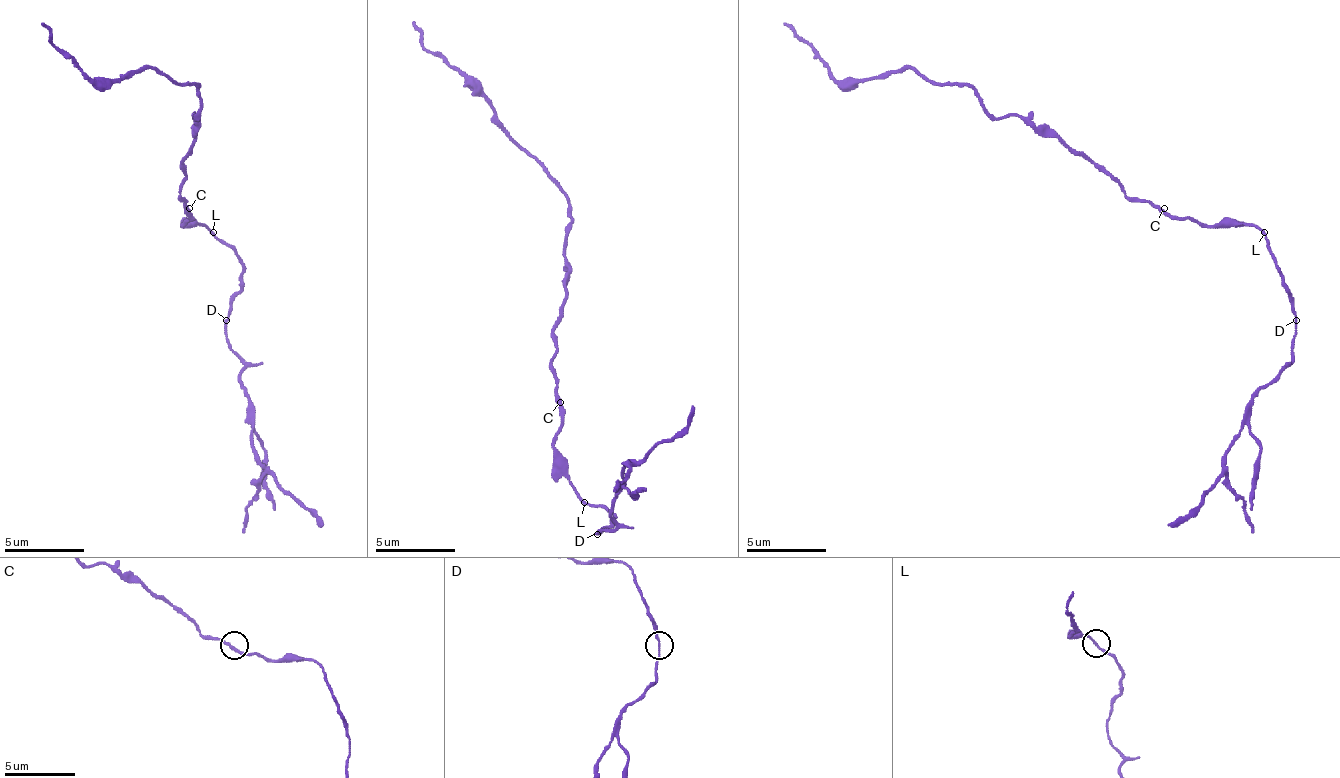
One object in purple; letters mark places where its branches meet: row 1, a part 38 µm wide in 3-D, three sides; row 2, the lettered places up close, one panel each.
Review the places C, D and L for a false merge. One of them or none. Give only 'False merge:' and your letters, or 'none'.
False merge: D

